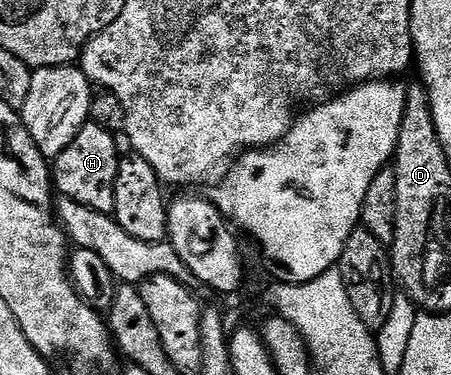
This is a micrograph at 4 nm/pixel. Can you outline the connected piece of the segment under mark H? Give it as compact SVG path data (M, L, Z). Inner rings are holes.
M87 123L78 130L74 142L54 158L52 179L54 188L63 199L82 202L99 212L109 214L116 211L116 179L122 157L115 149L115 138L108 129Z

